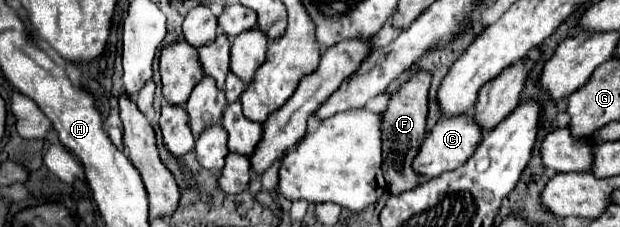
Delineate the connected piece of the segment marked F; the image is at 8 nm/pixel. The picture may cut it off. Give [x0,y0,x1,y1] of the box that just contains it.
[383,71,431,193]

